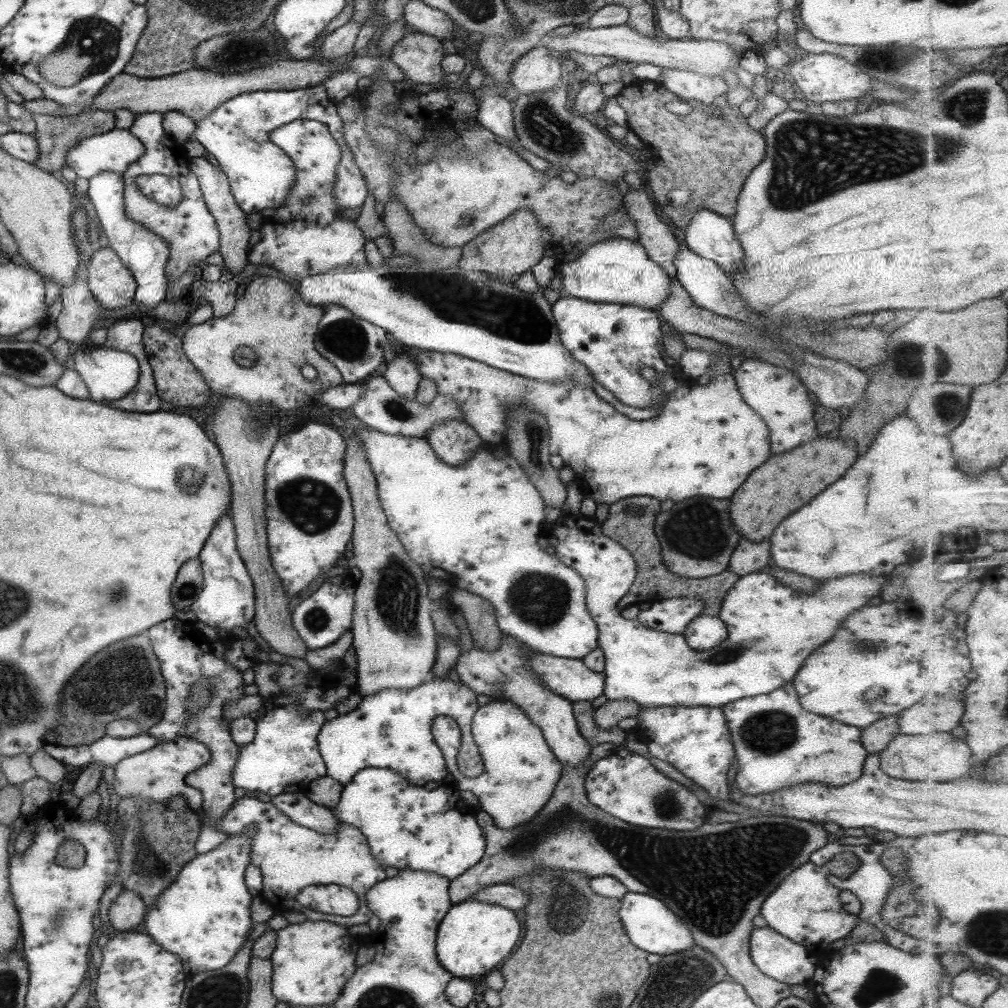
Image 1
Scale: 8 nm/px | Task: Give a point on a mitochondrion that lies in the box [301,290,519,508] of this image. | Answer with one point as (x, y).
(345, 339)

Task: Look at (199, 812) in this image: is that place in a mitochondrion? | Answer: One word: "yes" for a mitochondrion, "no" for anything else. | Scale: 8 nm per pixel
no

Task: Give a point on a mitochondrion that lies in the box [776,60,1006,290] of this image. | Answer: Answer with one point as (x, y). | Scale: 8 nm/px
(965, 105)

